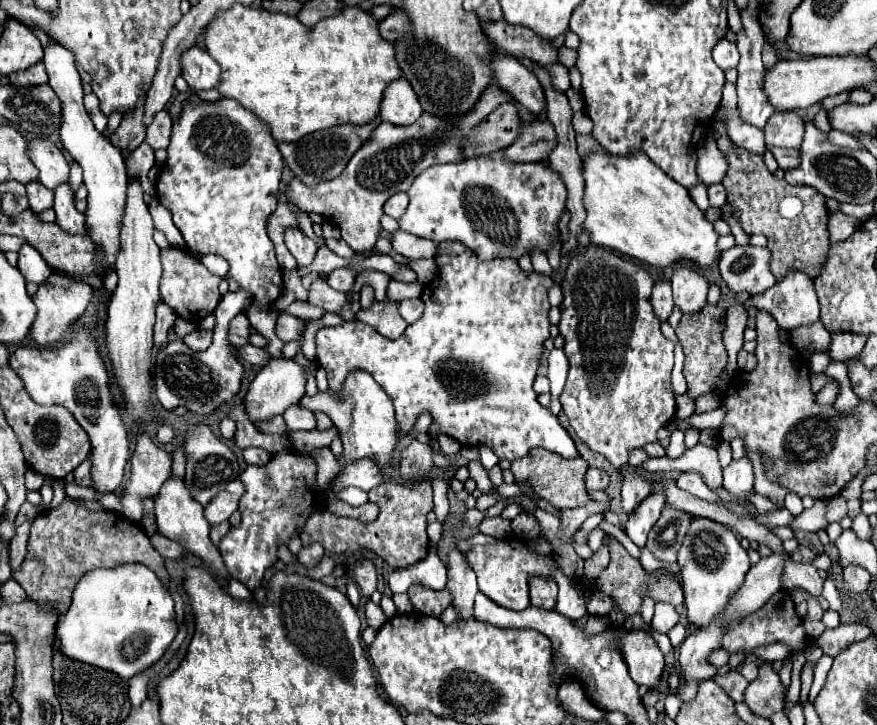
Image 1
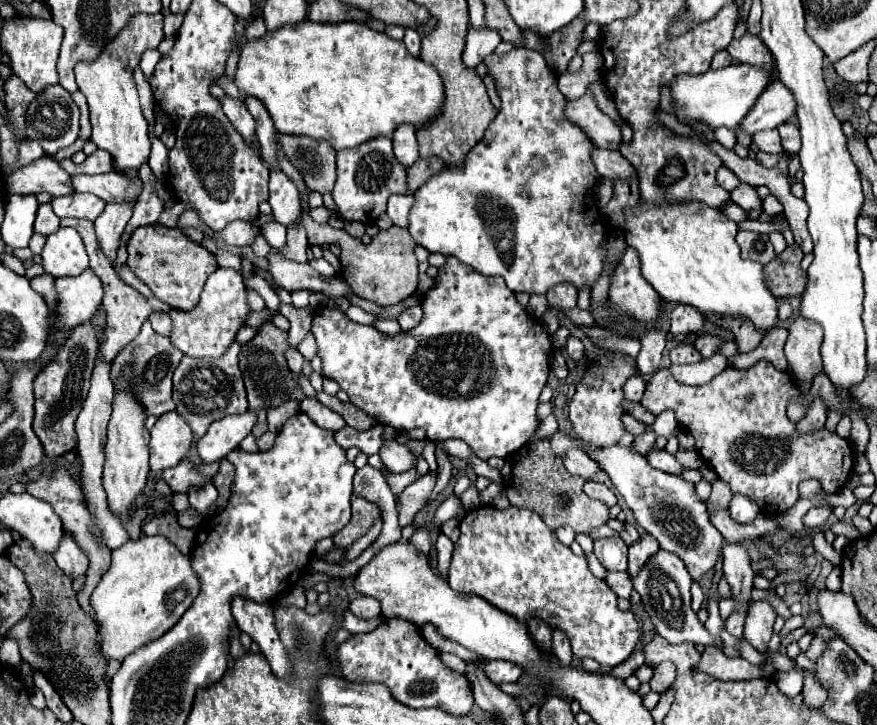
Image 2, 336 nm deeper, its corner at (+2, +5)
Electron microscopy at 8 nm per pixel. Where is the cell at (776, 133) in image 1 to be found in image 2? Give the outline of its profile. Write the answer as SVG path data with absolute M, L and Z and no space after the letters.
M781 124L779 128L779 136L781 136L781 144L783 150L787 154L797 154L799 146L801 146L801 138L799 138L799 128L793 124Z

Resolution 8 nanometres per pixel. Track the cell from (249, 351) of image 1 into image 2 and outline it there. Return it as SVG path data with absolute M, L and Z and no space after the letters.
M291 348L291 350L285 354L285 358L287 358L287 364L289 364L291 372L295 372L295 374L301 374L301 370L303 370L303 364L305 364L303 356L301 356L301 354L299 354L295 348Z

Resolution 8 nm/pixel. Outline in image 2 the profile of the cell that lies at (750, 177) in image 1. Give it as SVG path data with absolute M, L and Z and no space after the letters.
M795 244L795 246L789 246L785 252L781 252L775 260L771 260L765 266L769 288L777 298L803 294L807 286L807 274L799 266L801 258L803 258L803 252Z

